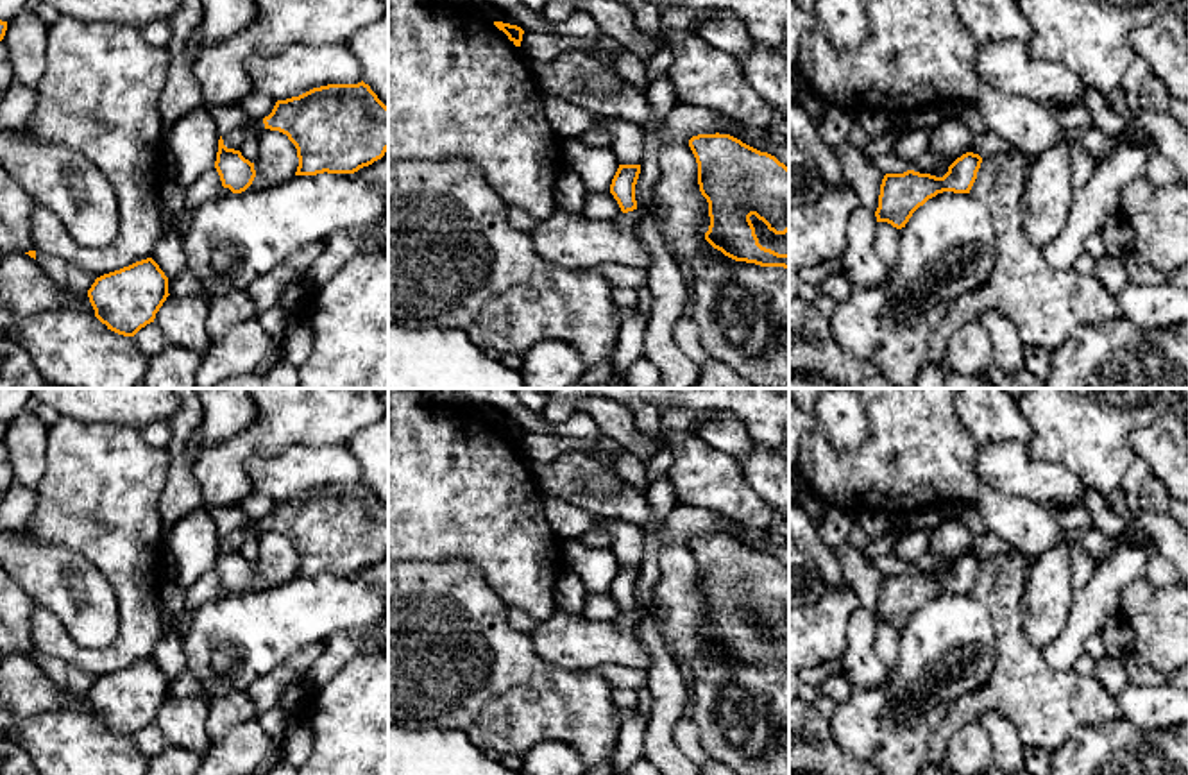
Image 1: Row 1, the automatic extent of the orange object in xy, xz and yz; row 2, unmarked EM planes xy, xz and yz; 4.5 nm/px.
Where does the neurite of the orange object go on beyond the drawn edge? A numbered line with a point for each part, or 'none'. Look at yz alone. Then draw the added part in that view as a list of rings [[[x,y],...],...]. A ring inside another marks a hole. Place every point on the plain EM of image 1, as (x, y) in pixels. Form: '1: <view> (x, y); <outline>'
none

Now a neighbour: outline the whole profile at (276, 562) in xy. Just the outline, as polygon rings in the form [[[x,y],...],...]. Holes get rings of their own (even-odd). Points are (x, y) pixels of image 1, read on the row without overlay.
[[[265,530],[259,537],[259,553],[252,564],[256,578],[242,594],[272,589],[295,578],[299,567],[297,549],[286,535]]]

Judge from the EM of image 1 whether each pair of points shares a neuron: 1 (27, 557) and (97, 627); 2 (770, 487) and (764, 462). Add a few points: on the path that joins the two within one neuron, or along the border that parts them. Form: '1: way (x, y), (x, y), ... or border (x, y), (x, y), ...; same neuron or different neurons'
1: way (47, 577), (70, 600), (72, 614), (77, 616); same neuron
2: way (770, 482), (770, 473), (764, 468); same neuron

